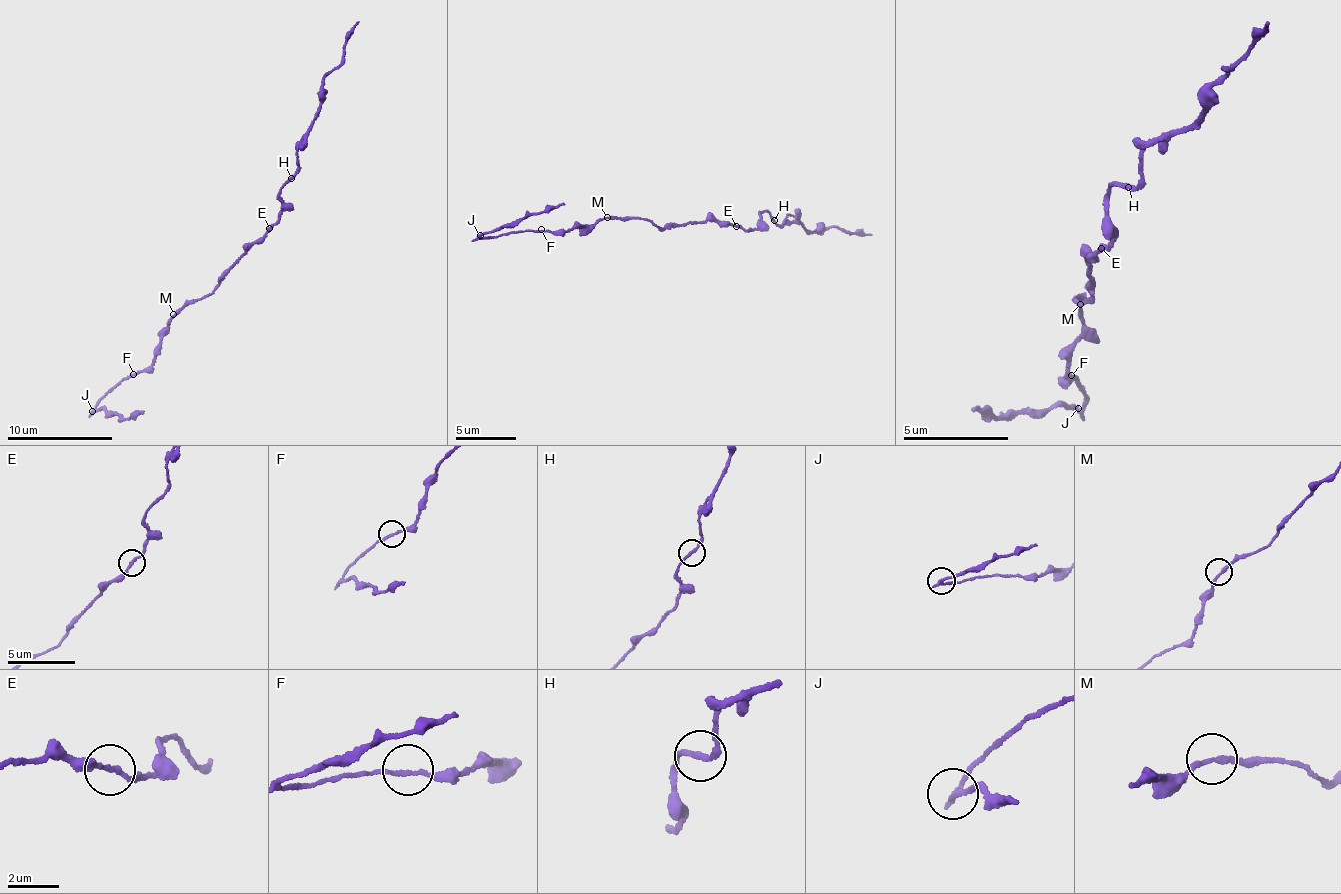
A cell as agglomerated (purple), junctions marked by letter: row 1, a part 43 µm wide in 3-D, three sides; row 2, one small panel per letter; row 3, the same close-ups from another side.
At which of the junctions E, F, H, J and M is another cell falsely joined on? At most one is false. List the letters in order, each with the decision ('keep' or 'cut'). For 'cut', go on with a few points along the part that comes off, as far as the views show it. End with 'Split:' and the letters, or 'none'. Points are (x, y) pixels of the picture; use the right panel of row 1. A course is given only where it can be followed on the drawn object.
E: keep
F: keep
H: keep
J: cut | (1076, 407), (1042, 417), (995, 421), (969, 407)
M: keep
Split: J

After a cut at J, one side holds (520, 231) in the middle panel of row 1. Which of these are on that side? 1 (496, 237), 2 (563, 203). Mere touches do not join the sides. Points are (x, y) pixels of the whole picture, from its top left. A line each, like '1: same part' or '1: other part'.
1: same part
2: other part

